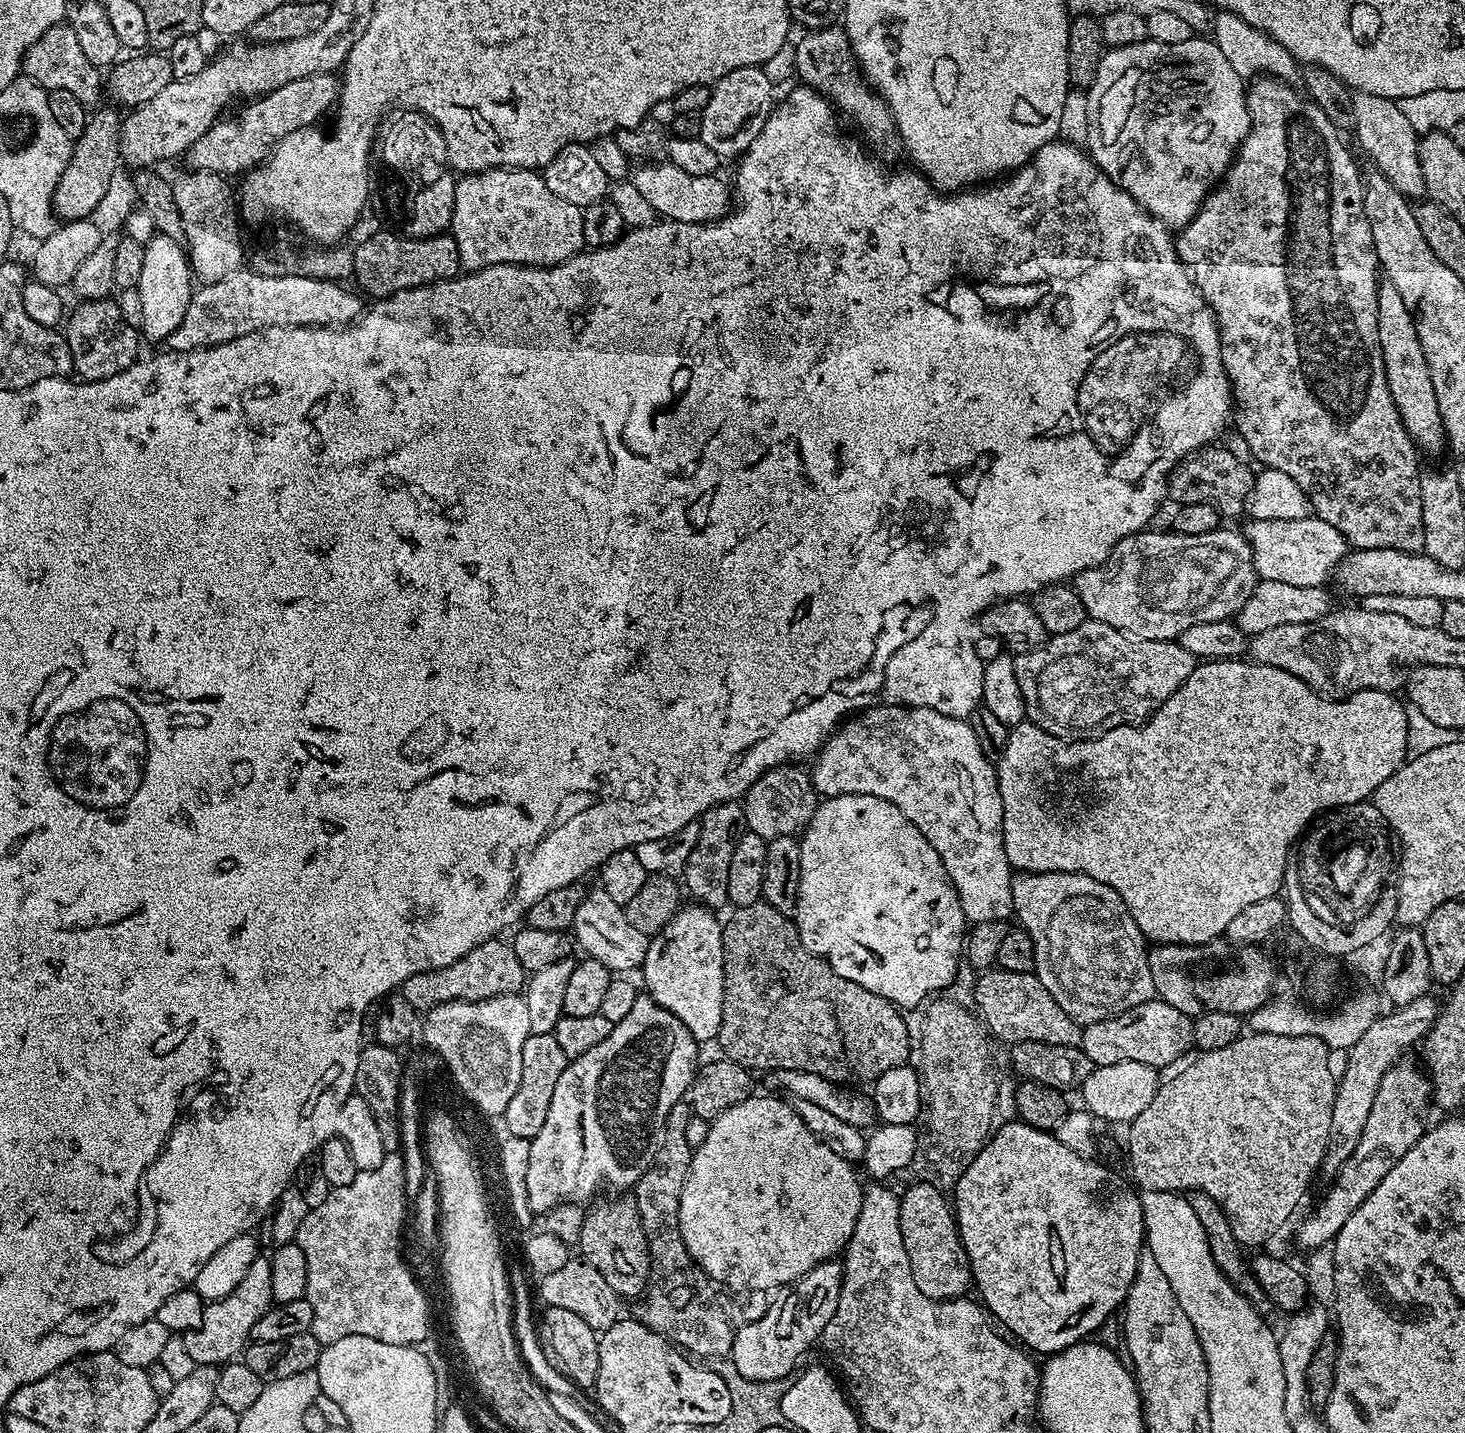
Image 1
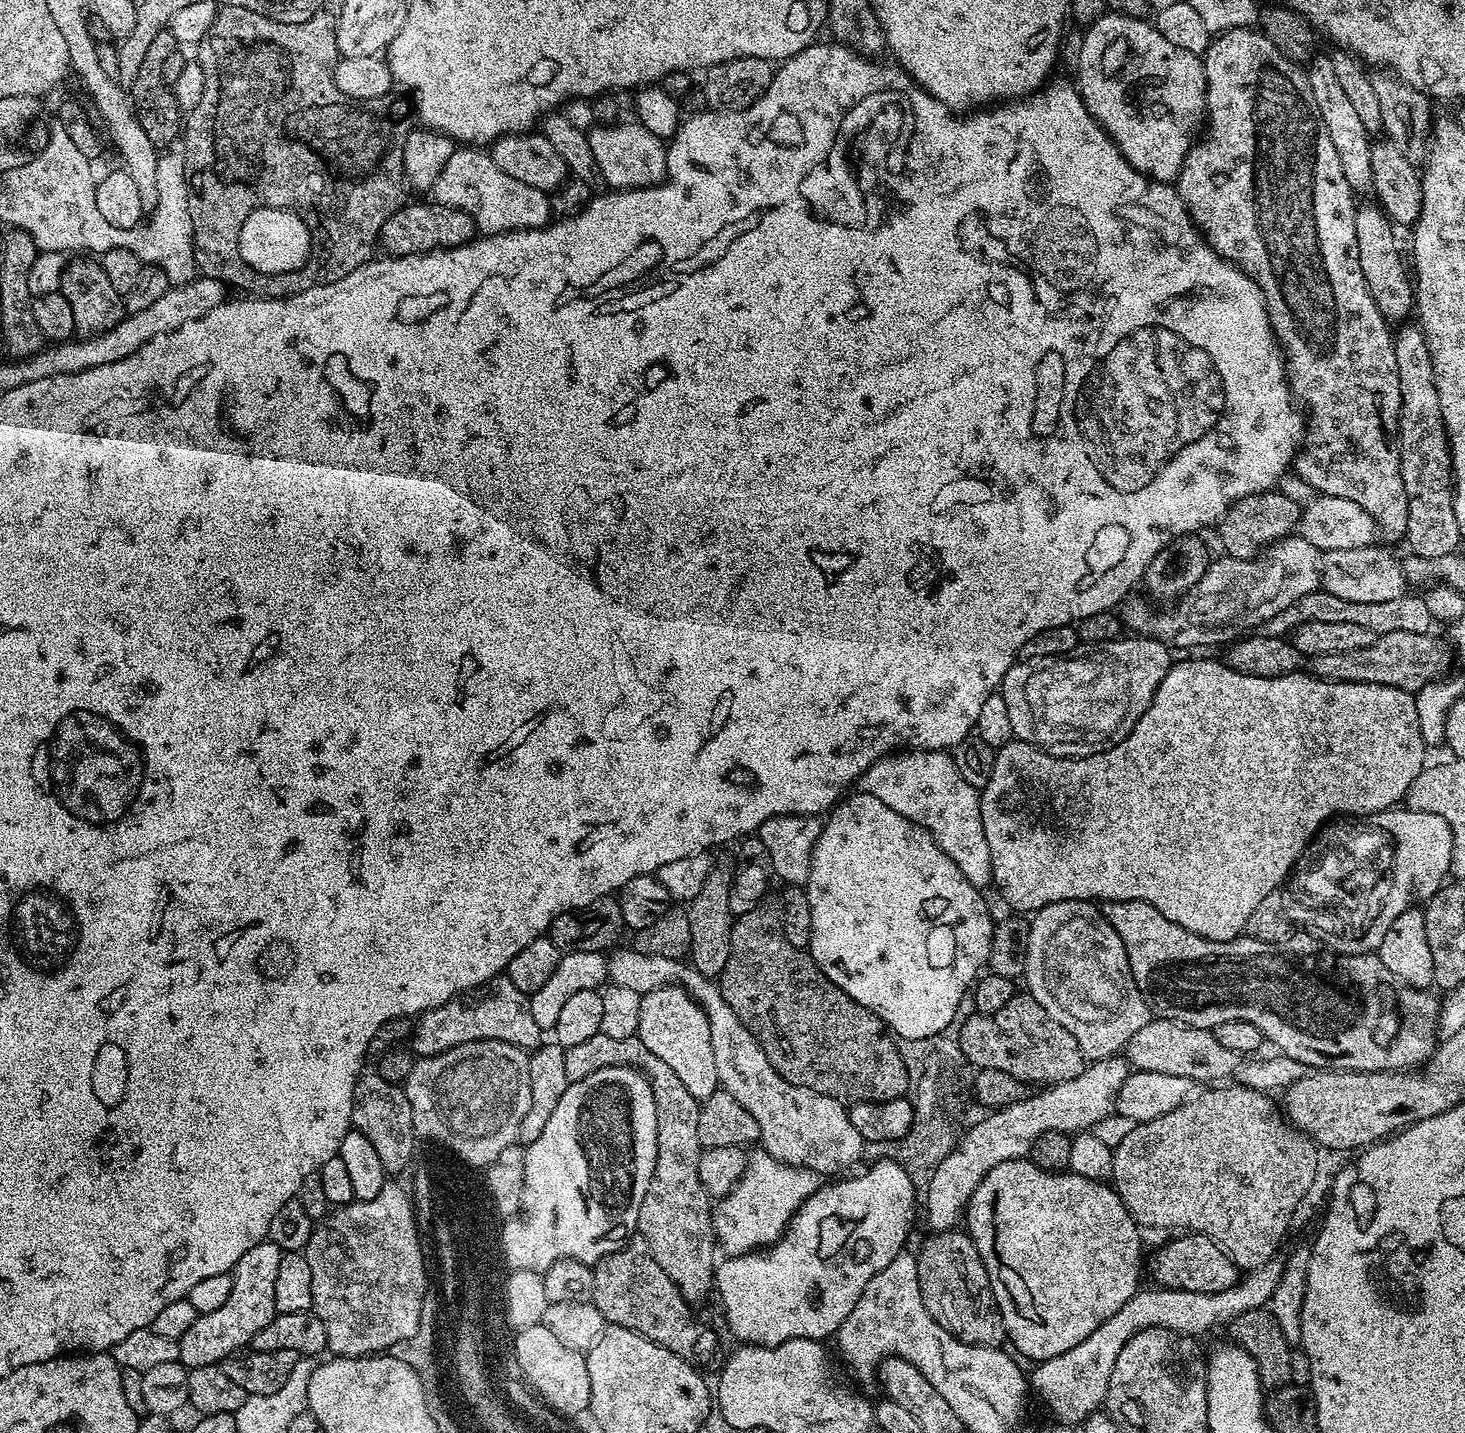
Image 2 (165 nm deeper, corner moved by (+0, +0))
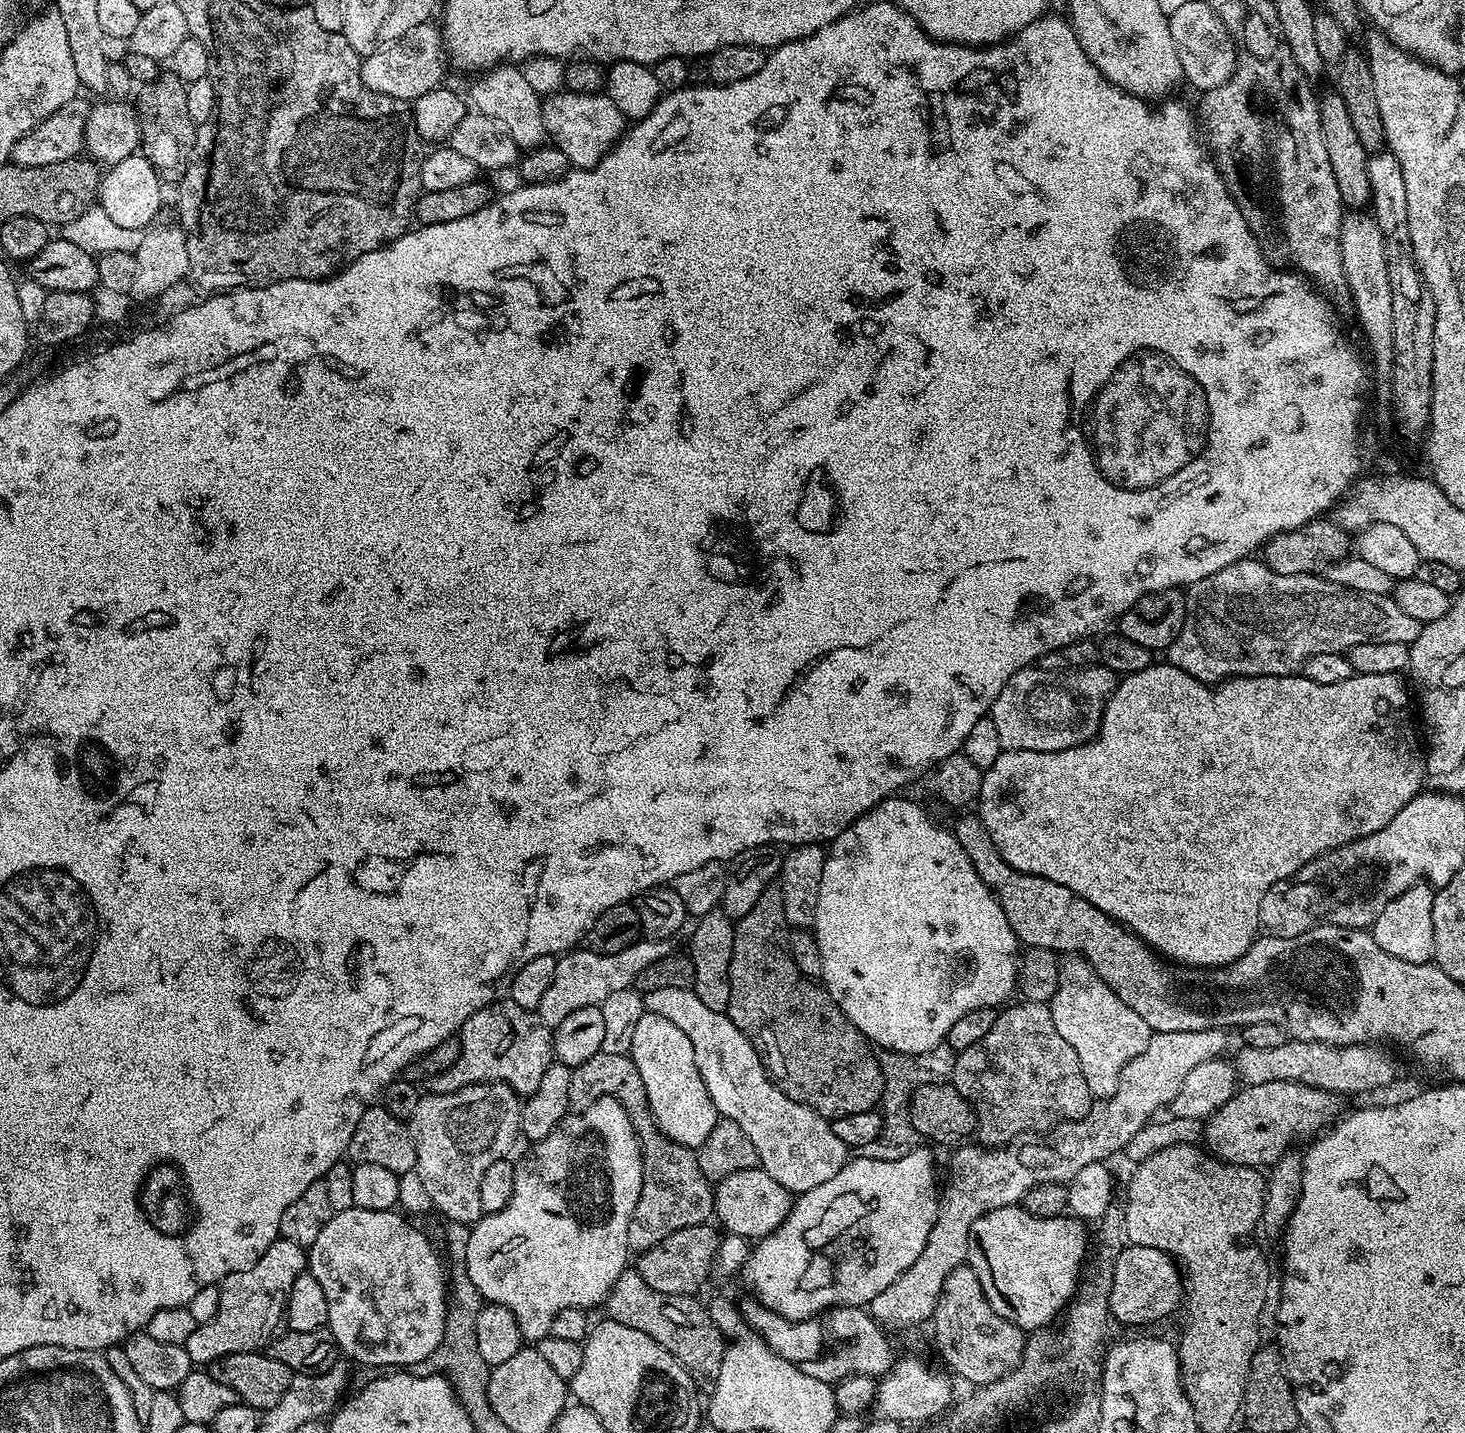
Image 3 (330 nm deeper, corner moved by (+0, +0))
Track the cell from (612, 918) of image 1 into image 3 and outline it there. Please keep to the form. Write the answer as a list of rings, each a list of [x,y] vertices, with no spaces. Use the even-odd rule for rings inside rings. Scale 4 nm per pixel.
[[[668,986],[666,990],[650,990],[643,993],[644,1007],[654,1014],[662,1014],[662,1018],[670,1018],[674,1026],[682,1026],[686,1038],[690,1038],[690,1046],[694,1046],[694,1060],[698,1062],[698,1074],[702,1074],[702,1082],[706,1082],[706,1090],[714,1102],[717,1113],[725,1120],[738,1122],[742,1130],[746,1130],[746,1138],[754,1142],[754,1150],[758,1150],[760,1167],[766,1169],[774,1182],[782,1182],[786,1190],[793,1194],[799,1194],[806,1190],[814,1190],[814,1186],[822,1186],[850,1159],[850,1150],[834,1134],[831,1123],[825,1116],[820,1116],[810,1106],[802,1106],[794,1102],[777,1086],[769,1077],[764,1061],[756,1053],[756,1048],[734,1026],[734,1022],[728,1015],[716,1010],[710,1010],[710,1006],[702,1003],[702,998],[692,988],[679,988]]]

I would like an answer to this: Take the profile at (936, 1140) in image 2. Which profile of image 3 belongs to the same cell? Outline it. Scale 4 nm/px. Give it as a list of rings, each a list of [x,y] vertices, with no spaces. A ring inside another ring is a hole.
[[[881,1049],[877,1056],[883,1074],[884,1094],[880,1103],[880,1112],[884,1117],[883,1130],[878,1138],[867,1146],[854,1150],[855,1157],[874,1158],[875,1161],[897,1161],[919,1147],[922,1137],[914,1130],[909,1120],[909,1106],[913,1094],[923,1083],[931,1081],[932,1072],[944,1072],[950,1076],[953,1072],[953,1059],[944,1058],[939,1053],[924,1053],[922,1055],[902,1054],[900,1051]]]

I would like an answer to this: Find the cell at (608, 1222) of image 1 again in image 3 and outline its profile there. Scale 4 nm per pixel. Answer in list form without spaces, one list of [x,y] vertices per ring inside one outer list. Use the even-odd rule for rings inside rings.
[[[626,1270],[618,1278],[618,1282],[614,1282],[614,1286],[608,1291],[606,1316],[607,1319],[614,1322],[622,1322],[622,1326],[630,1326],[630,1330],[638,1330],[641,1334],[646,1334],[646,1338],[654,1338],[654,1342],[658,1342],[658,1346],[665,1348],[686,1370],[686,1374],[690,1374],[690,1378],[695,1382],[697,1389],[704,1390],[705,1388],[708,1390],[716,1383],[722,1367],[726,1339],[718,1326],[711,1321],[707,1307],[703,1303],[700,1305],[698,1301],[696,1296],[675,1296],[652,1290],[646,1282],[642,1282],[642,1278],[636,1271]]]

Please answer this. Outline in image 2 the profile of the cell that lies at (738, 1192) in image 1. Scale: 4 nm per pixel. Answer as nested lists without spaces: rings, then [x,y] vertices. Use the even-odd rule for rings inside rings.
[[[754,1151],[748,1157],[748,1165],[742,1178],[726,1195],[719,1197],[712,1213],[712,1231],[716,1234],[717,1245],[725,1248],[728,1256],[744,1256],[747,1252],[763,1250],[776,1243],[784,1234],[792,1216],[822,1186],[822,1179],[816,1172],[811,1172],[811,1167],[786,1164],[766,1151]]]

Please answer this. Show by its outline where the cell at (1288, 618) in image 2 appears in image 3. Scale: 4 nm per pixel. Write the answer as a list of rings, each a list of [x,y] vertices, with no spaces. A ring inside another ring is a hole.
[[[1249,558],[1239,560],[1222,570],[1218,574],[1210,574],[1210,578],[1202,578],[1196,584],[1191,585],[1186,592],[1186,622],[1182,622],[1182,630],[1178,638],[1172,640],[1172,644],[1166,649],[1167,663],[1173,664],[1178,670],[1186,670],[1201,684],[1215,685],[1221,680],[1230,680],[1233,676],[1290,676],[1301,671],[1302,665],[1314,654],[1330,654],[1331,652],[1347,653],[1354,646],[1362,646],[1362,642],[1402,642],[1412,645],[1418,638],[1422,625],[1418,618],[1410,618],[1406,610],[1391,595],[1379,596],[1378,594],[1366,594],[1358,590],[1344,588],[1340,584],[1332,583],[1331,579],[1320,574],[1278,574],[1270,570],[1263,559]]]

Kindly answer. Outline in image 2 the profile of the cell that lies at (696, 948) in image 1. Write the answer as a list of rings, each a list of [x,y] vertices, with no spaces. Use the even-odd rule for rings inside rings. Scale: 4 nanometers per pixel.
[[[668,984],[665,988],[643,993],[638,1014],[638,1035],[646,1050],[650,1050],[654,1058],[662,1058],[662,1062],[666,1062],[666,1066],[678,1074],[682,1086],[686,1086],[686,1090],[690,1090],[696,1100],[702,1102],[718,1091],[720,1079],[714,1066],[710,1022],[703,1008],[685,988]]]

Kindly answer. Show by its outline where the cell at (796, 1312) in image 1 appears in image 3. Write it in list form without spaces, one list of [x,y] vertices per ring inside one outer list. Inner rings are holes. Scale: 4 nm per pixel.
[[[919,1146],[897,1161],[875,1161],[874,1158],[862,1157],[849,1159],[847,1164],[840,1167],[838,1174],[834,1174],[834,1178],[822,1182],[822,1186],[814,1186],[814,1190],[799,1193],[782,1226],[778,1226],[776,1232],[771,1232],[749,1251],[748,1260],[742,1269],[742,1277],[744,1276],[745,1282],[748,1283],[749,1290],[756,1295],[753,1297],[765,1308],[778,1313],[787,1320],[808,1320],[811,1316],[819,1316],[821,1312],[827,1312],[830,1308],[859,1308],[871,1305],[872,1300],[878,1298],[878,1294],[882,1294],[882,1290],[886,1290],[886,1286],[893,1284],[902,1273],[910,1270],[910,1266],[914,1266],[914,1262],[918,1262],[918,1256],[922,1254],[922,1250],[926,1250],[930,1230],[934,1230],[936,1225],[936,1219],[940,1213],[938,1184],[936,1188],[936,1168],[932,1165],[931,1154],[924,1148],[924,1146]]]

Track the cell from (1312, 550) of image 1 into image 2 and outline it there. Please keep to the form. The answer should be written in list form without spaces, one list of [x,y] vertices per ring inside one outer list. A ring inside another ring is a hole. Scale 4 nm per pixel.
[[[1371,546],[1360,549],[1325,551],[1322,556],[1322,588],[1331,596],[1342,598],[1346,602],[1390,602],[1393,598],[1402,598],[1409,591],[1410,585],[1404,565],[1398,559],[1395,560],[1390,553],[1379,546]]]

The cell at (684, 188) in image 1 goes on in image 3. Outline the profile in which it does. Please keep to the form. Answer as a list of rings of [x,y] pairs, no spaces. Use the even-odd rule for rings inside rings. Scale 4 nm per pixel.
[[[561,90],[543,101],[545,133],[551,143],[566,154],[572,168],[592,168],[612,149],[612,145],[624,135],[626,121],[623,114],[614,106],[614,102],[606,94],[578,94]]]

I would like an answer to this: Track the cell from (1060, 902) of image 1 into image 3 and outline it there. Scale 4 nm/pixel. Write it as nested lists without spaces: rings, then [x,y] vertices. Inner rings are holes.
[[[1065,955],[1060,960],[1060,973],[1056,983],[1056,993],[1051,998],[1050,1007],[1054,1026],[1058,1026],[1058,1034],[1074,1046],[1074,1054],[1078,1054],[1078,1062],[1082,1062],[1082,1074],[1086,1078],[1086,1086],[1090,1086],[1093,1097],[1107,1098],[1116,1093],[1118,1078],[1125,1066],[1138,1054],[1148,1048],[1153,1030],[1142,1022],[1134,1010],[1080,956]]]

